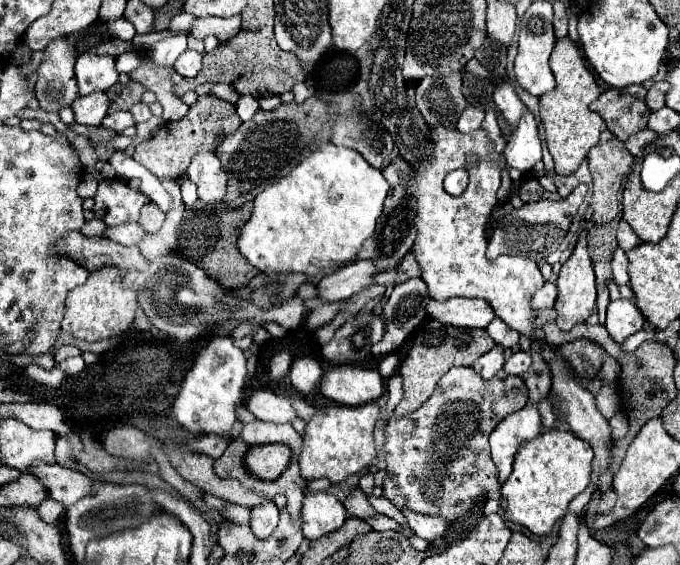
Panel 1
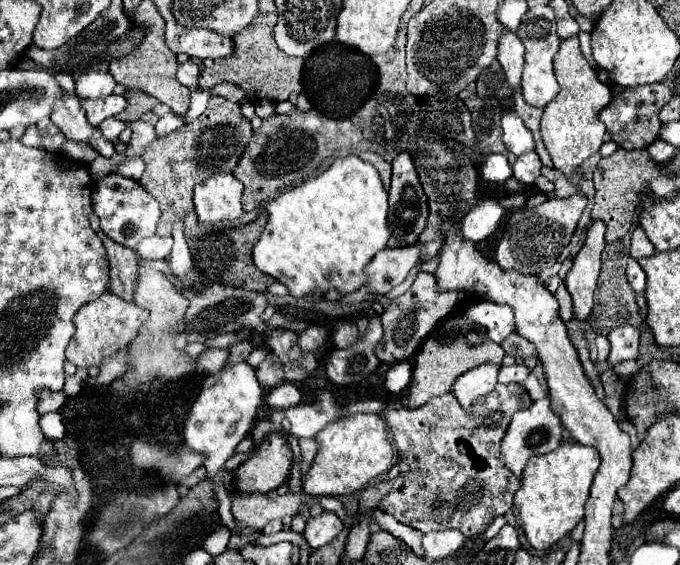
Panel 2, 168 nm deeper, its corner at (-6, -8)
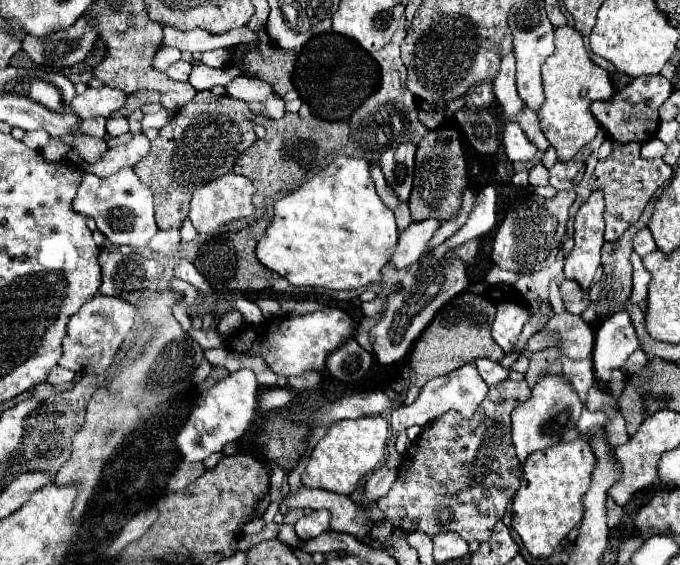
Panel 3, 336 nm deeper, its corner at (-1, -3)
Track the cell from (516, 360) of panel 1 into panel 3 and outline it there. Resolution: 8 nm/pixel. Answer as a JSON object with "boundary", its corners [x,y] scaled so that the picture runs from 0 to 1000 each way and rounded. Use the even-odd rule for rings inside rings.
{"boundary":[[[701,634],[701,637],[696,637],[696,644],[701,648],[701,658],[716,676],[716,683],[722,683],[728,676],[737,676],[737,673],[743,673],[749,665],[749,655],[740,651],[737,644],[731,644],[731,641],[722,641],[722,637],[713,637],[713,634]]]}

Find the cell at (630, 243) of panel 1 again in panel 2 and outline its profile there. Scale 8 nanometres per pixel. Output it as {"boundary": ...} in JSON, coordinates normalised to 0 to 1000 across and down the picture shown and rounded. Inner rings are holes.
{"boundary":[[[935,402],[932,405],[932,412],[929,412],[929,434],[926,434],[926,451],[932,455],[932,458],[944,458],[944,455],[956,455],[956,451],[962,451],[962,434],[953,427],[953,419],[950,419],[950,412],[941,405],[941,402]]]}

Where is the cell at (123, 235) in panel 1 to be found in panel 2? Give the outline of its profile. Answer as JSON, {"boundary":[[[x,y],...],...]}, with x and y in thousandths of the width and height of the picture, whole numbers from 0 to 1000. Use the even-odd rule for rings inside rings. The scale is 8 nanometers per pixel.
{"boundary":[[[212,423],[197,444],[212,458],[238,458],[238,455],[244,455],[244,448],[229,441],[229,437],[235,437],[241,430],[244,430],[241,423]]]}

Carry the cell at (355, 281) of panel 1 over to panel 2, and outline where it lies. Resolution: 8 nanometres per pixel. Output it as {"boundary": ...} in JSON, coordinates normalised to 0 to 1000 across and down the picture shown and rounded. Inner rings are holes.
{"boundary":[[[618,434],[588,437],[588,441],[562,441],[541,469],[538,469],[538,508],[544,519],[565,522],[576,508],[588,504],[603,476],[615,465]]]}

